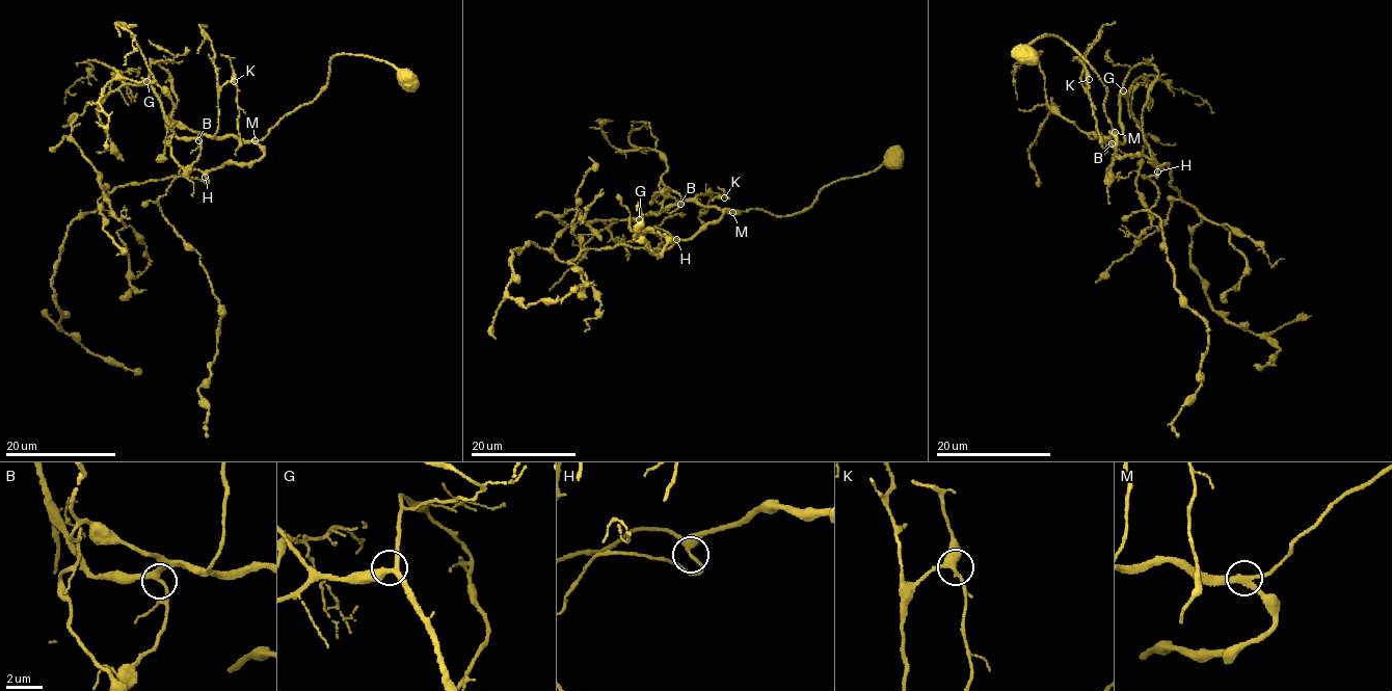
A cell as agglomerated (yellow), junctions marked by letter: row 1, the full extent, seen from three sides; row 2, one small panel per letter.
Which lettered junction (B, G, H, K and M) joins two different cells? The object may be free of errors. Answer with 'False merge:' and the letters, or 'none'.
False merge: none

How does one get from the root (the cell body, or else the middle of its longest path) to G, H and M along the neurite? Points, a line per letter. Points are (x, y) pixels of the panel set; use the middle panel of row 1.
G: (890, 155), (873, 171), (828, 184), (812, 205), (788, 216), (751, 209), (726, 212), (687, 200), (639, 219)
H: (890, 155), (873, 171), (828, 184), (800, 212), (780, 216), (728, 210), (690, 238), (676, 239)
M: (890, 155), (873, 171), (828, 184), (812, 205), (793, 215), (773, 215), (751, 209), (732, 212)

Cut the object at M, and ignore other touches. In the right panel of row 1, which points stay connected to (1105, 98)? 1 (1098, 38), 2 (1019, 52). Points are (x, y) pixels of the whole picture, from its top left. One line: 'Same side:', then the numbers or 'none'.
Same side: 2

